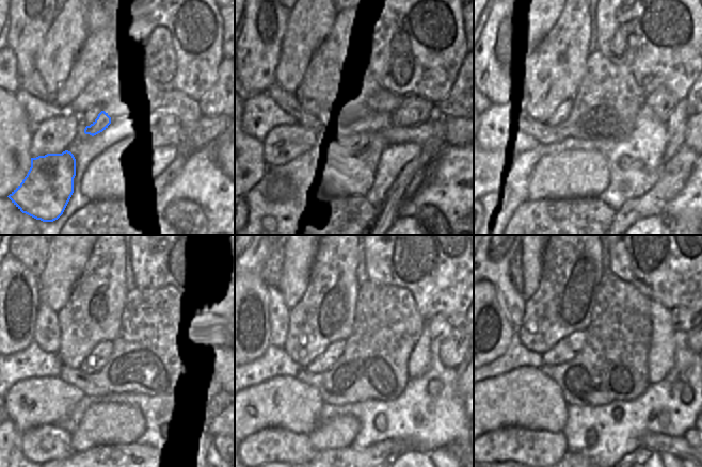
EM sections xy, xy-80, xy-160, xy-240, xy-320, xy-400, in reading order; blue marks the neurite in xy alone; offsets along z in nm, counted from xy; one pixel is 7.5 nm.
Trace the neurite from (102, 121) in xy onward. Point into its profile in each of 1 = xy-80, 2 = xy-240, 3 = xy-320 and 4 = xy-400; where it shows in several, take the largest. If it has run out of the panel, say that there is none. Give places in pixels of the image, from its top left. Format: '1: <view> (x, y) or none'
1: xy-80 (342, 121)
2: xy-240 (97, 355)
3: xy-320 (334, 351)
4: xy-400 (567, 349)

